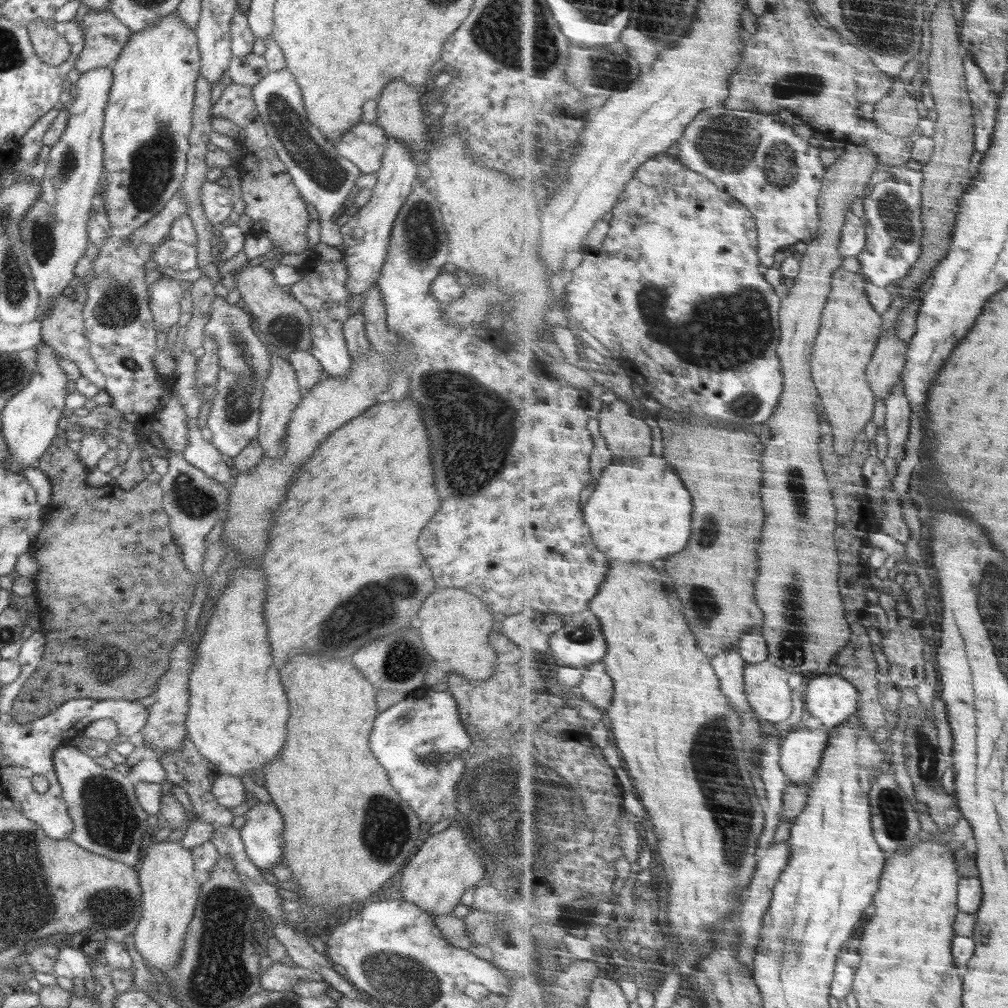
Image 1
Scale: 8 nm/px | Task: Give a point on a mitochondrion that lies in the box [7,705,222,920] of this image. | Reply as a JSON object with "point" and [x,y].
{"point":[110,822]}

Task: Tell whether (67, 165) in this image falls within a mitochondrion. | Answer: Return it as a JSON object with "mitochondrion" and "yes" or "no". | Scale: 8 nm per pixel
{"mitochondrion":"yes"}

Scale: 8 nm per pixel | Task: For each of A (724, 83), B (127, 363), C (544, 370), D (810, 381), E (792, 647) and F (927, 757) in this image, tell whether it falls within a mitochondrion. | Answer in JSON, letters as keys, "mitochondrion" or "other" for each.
{"A":"other","B":"other","C":"other","D":"other","E":"mitochondrion","F":"mitochondrion"}

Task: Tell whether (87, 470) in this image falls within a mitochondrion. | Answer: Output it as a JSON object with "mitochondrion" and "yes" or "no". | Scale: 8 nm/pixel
{"mitochondrion":"no"}

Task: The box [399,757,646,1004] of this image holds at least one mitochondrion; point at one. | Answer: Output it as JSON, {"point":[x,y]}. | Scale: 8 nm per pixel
{"point":[501,793]}

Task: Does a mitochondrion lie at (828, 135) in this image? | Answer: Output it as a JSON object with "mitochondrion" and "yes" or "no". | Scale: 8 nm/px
{"mitochondrion":"no"}

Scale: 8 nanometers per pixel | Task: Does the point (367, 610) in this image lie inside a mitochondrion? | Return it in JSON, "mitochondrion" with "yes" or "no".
{"mitochondrion":"yes"}

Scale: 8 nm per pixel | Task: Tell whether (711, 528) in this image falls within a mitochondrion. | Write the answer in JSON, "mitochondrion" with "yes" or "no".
{"mitochondrion":"yes"}

